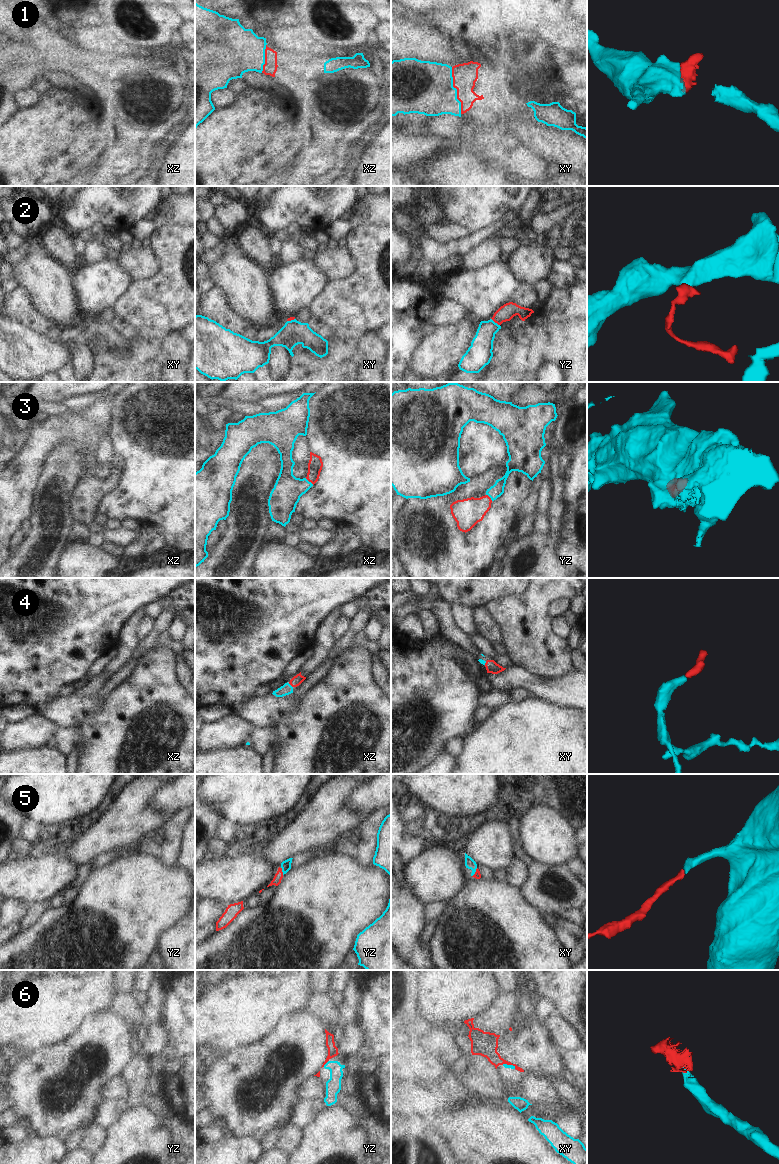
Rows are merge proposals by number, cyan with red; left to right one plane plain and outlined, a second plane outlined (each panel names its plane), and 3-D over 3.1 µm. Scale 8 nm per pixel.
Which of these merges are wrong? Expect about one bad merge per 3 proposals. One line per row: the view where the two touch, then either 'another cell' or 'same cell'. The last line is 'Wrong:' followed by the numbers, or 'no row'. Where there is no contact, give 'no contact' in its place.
1: meets cyan in xy; same cell
2: meets cyan in yz; another cell
3: meets cyan in xz; same cell
4: meets cyan in xz; same cell
5: meets cyan in yz; same cell
6: meets cyan in yz; same cell
Wrong: 2

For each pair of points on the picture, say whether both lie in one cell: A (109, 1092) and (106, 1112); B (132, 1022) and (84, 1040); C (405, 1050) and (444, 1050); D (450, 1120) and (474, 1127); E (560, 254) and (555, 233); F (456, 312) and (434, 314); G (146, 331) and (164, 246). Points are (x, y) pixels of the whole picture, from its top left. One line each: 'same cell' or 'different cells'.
A: different cells
B: different cells
C: different cells
D: same cell
E: different cells
F: same cell
G: same cell

